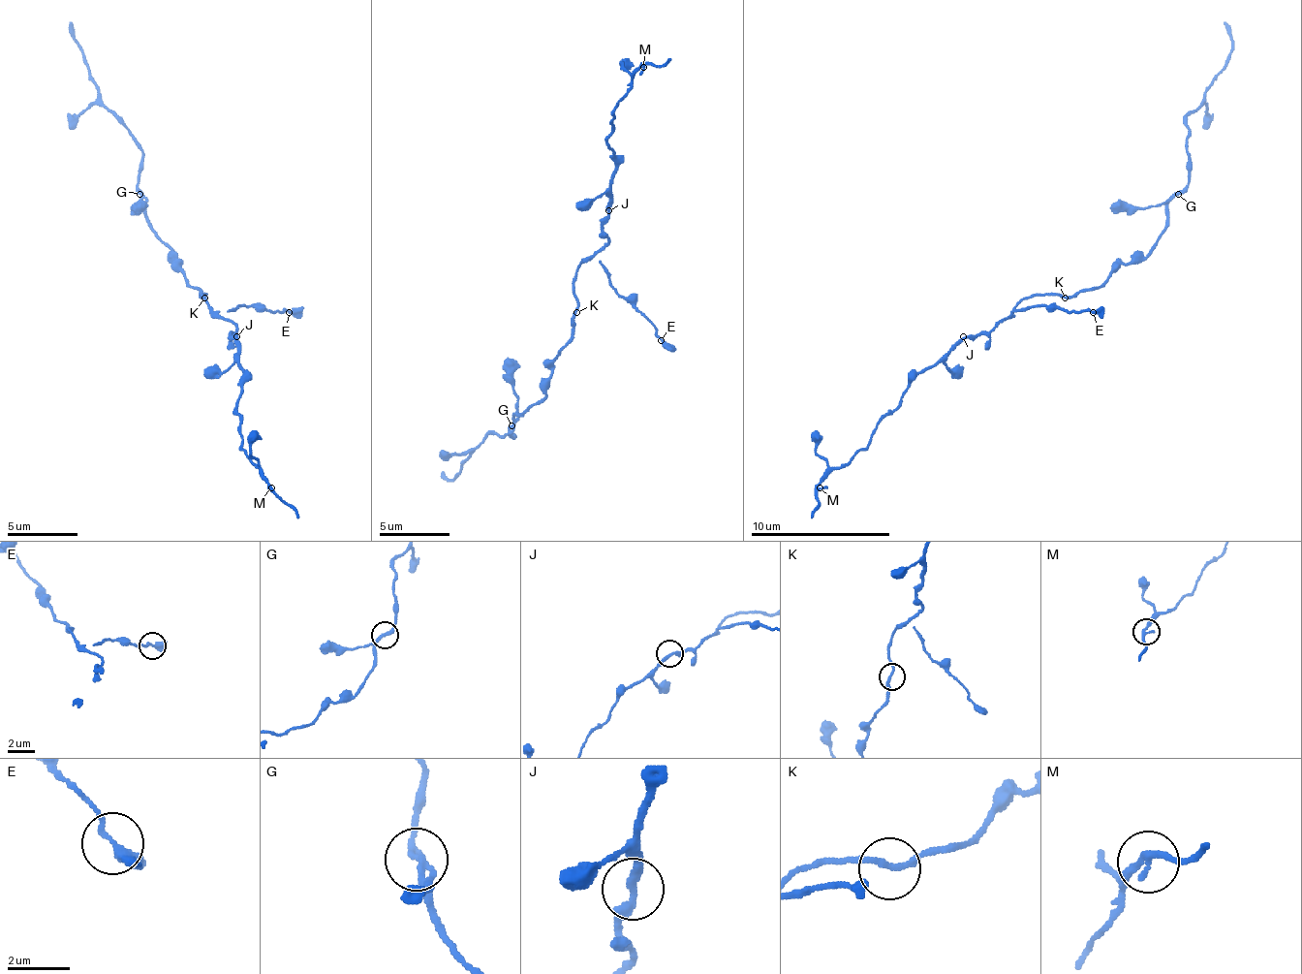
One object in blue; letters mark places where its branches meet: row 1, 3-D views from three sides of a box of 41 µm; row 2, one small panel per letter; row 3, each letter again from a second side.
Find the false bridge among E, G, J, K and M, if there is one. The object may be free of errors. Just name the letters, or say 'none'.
none

